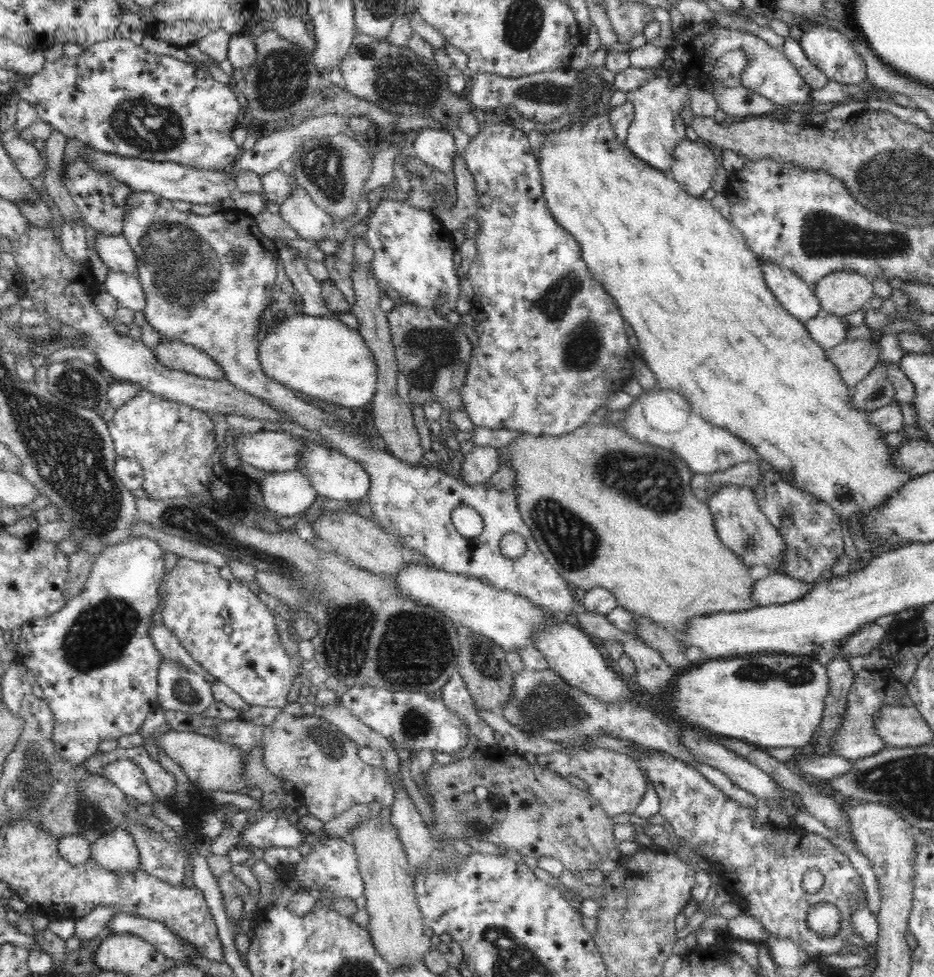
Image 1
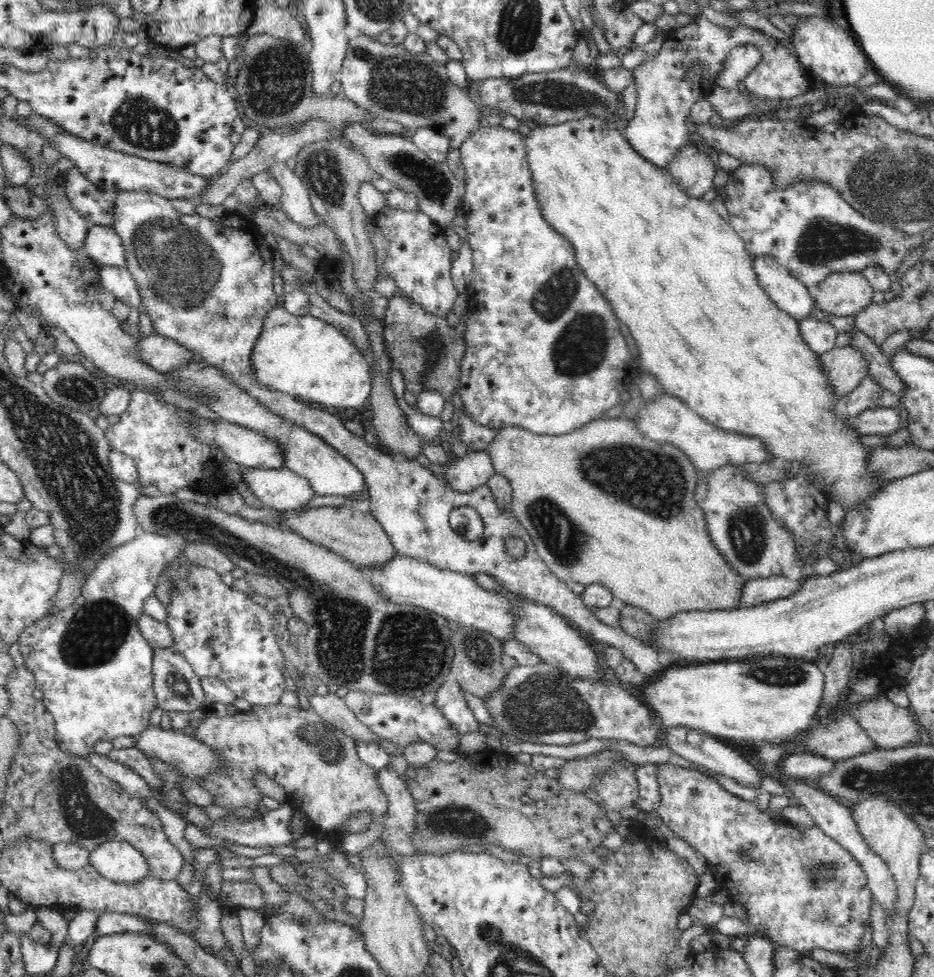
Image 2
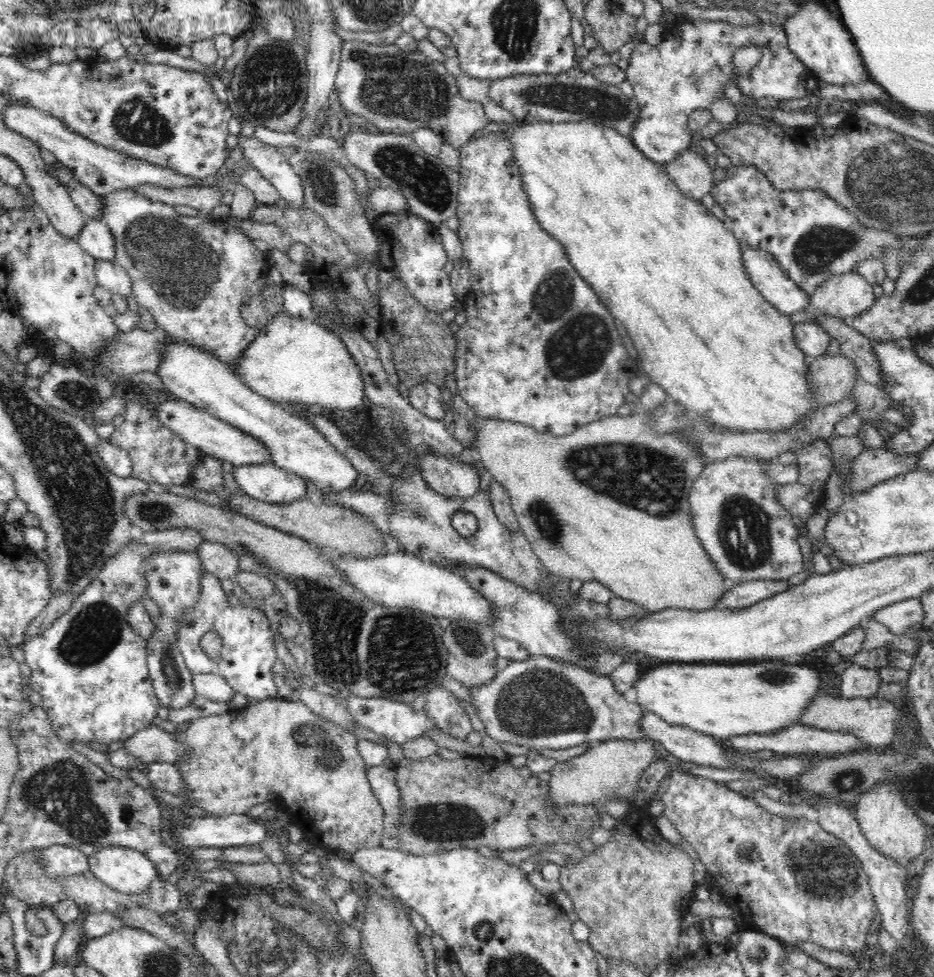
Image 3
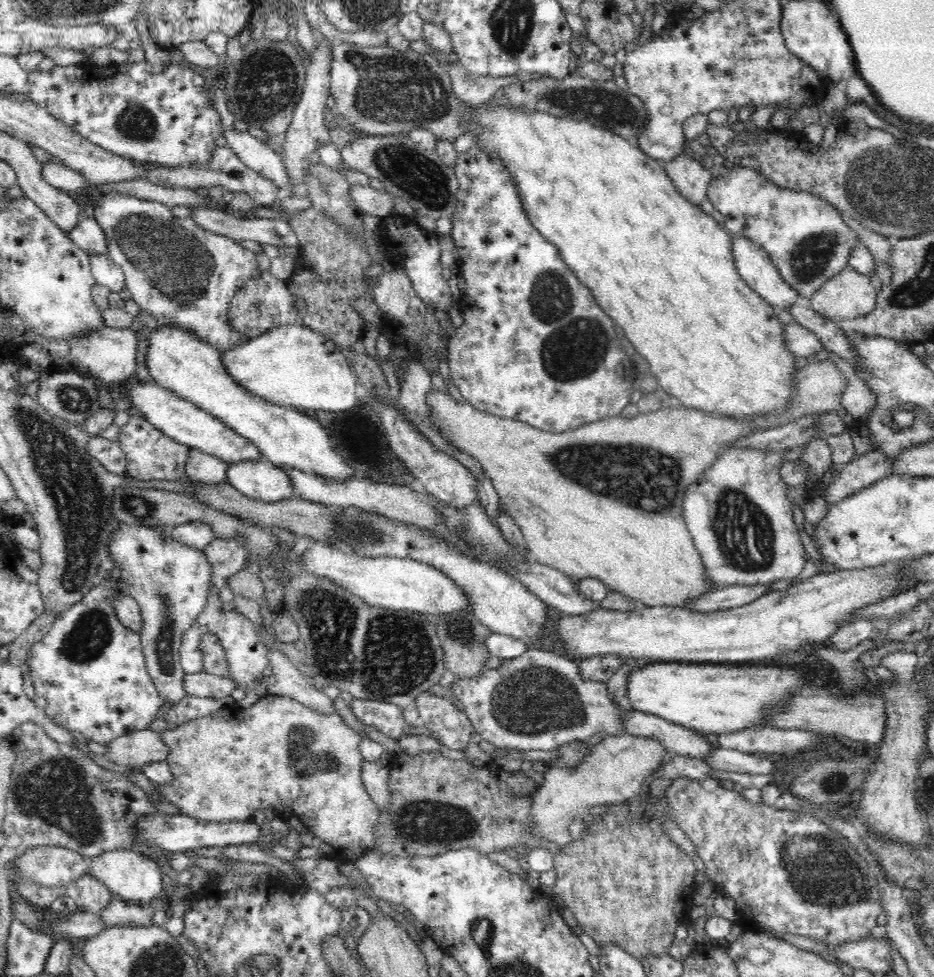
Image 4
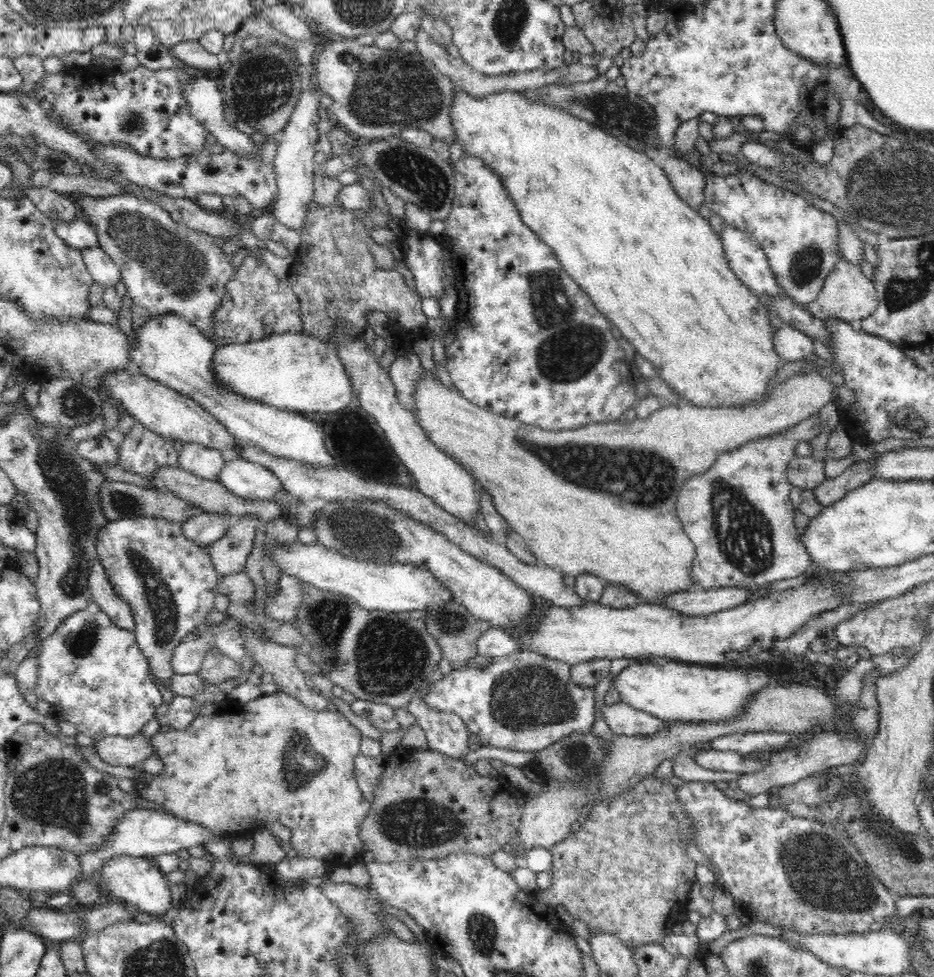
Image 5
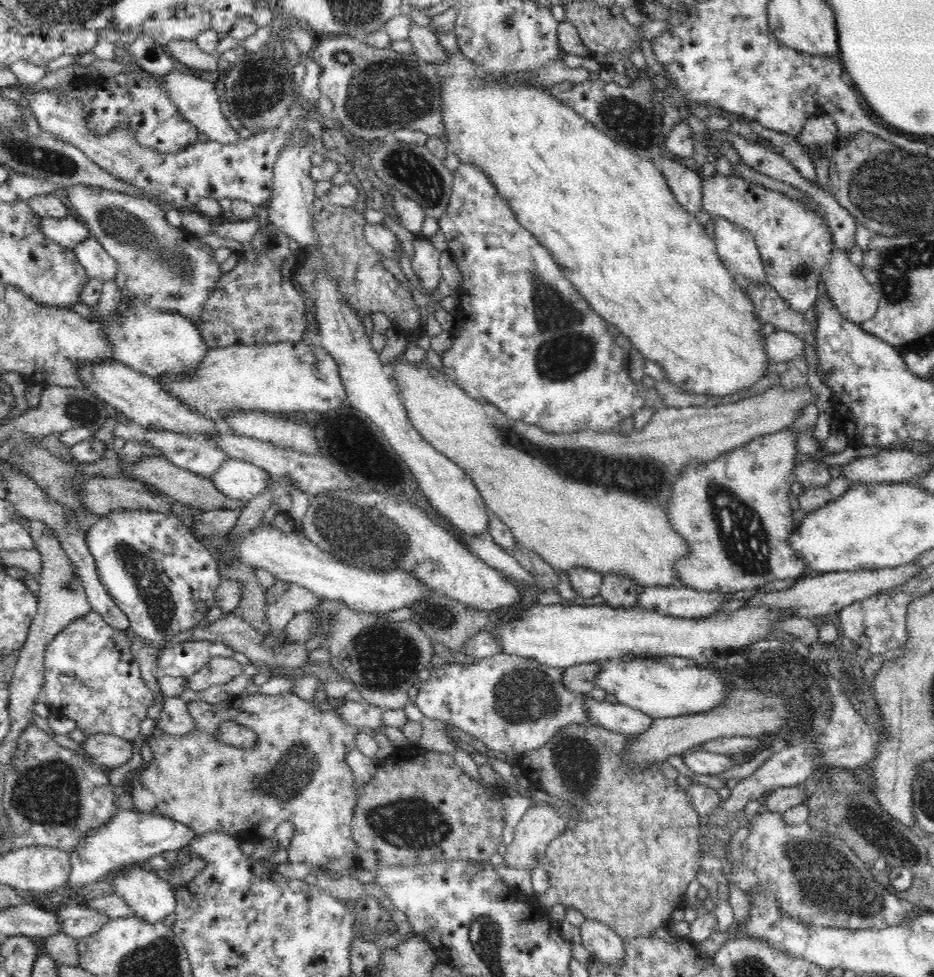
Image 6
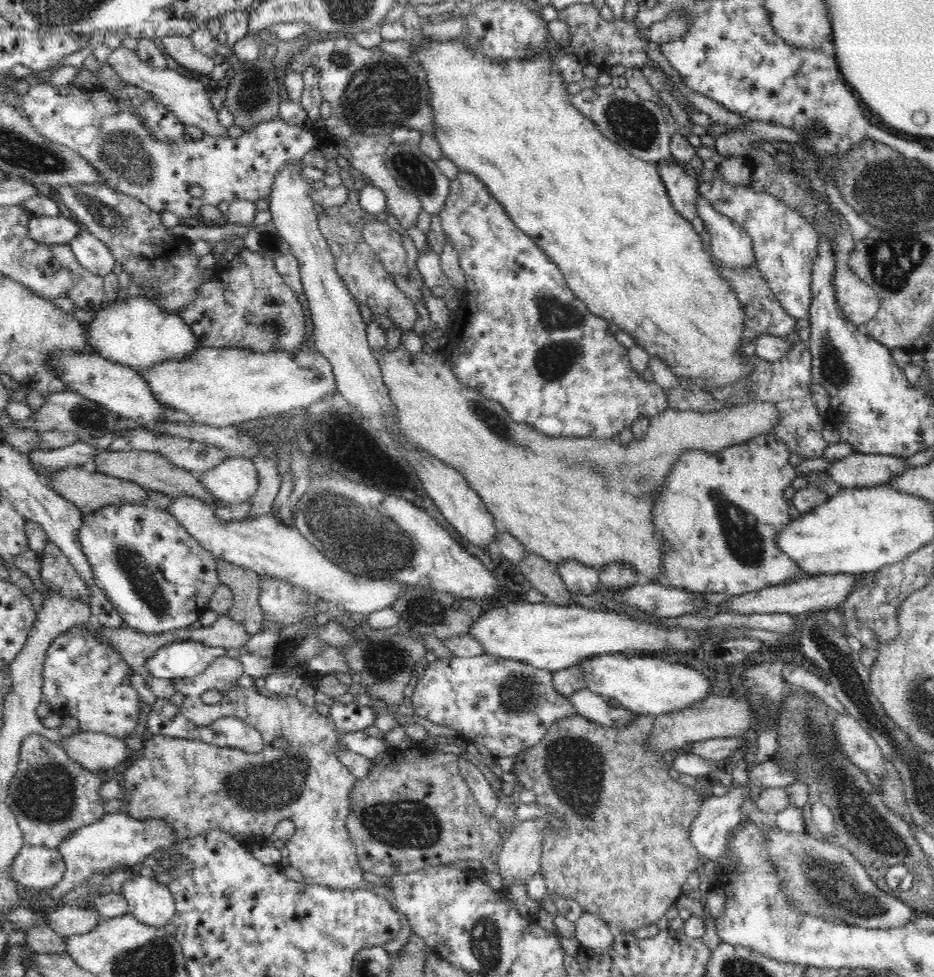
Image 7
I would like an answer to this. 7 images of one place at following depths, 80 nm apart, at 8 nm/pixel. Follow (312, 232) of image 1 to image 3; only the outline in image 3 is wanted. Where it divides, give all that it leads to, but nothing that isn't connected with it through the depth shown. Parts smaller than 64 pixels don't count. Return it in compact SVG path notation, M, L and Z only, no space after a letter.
M238 135L236 147L242 148L243 158L249 162L249 166L272 183L279 196L289 203L290 209L306 208L304 186L296 168L288 163L288 155L254 136Z

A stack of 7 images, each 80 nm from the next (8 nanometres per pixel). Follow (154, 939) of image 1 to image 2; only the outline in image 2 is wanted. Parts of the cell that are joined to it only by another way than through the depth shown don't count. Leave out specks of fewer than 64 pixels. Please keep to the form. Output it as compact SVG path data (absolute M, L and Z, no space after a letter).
M101 913L100 916L98 916L96 930L95 930L95 935L97 937L104 936L104 935L111 935L114 933L123 933L123 932L140 932L142 934L148 934L150 935L150 937L154 937L156 941L162 941L162 943L164 943L164 945L166 945L166 947L168 947L170 951L174 951L174 950L171 950L171 946L169 946L167 942L163 942L163 940L159 940L159 938L157 938L157 936L153 934L153 923L149 919L139 917L138 915L130 915L126 913Z

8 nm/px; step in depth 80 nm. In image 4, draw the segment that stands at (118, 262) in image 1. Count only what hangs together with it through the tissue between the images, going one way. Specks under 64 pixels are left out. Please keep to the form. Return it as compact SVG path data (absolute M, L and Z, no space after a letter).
M94 217L80 218L77 226L67 232L67 236L88 254L106 255L108 252L102 227Z

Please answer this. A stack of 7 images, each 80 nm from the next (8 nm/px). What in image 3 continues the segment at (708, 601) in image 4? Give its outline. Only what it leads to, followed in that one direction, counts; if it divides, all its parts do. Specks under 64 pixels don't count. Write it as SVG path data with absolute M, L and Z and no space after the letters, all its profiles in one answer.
M758 580L747 581L731 586L730 592L726 592L720 602L716 604L716 609L736 609L747 608L778 594L786 592L790 587L786 581L780 580Z

